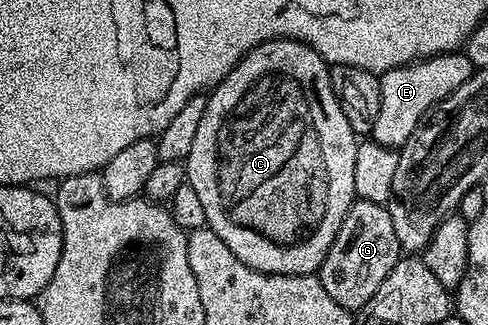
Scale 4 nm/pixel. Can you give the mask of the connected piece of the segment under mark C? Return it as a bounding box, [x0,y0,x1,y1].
[183,40,359,276]

